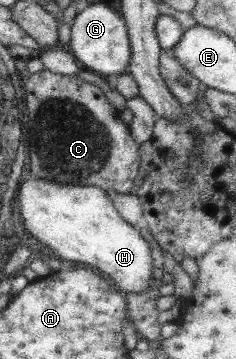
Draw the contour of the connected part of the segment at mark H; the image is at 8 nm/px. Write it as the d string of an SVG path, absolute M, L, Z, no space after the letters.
M25 179L20 183L18 194L20 217L25 231L42 246L47 247L58 258L86 264L110 280L121 293L145 291L151 279L150 245L139 235L138 227L128 225L118 215L103 188L86 185L66 185L50 182L50 179Z

